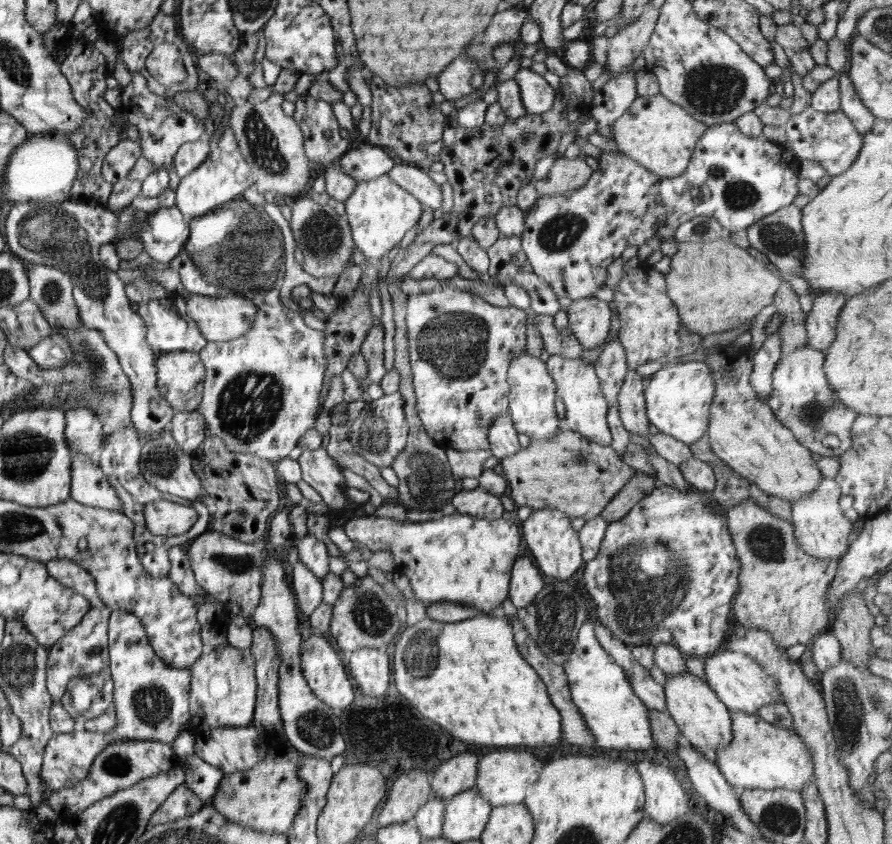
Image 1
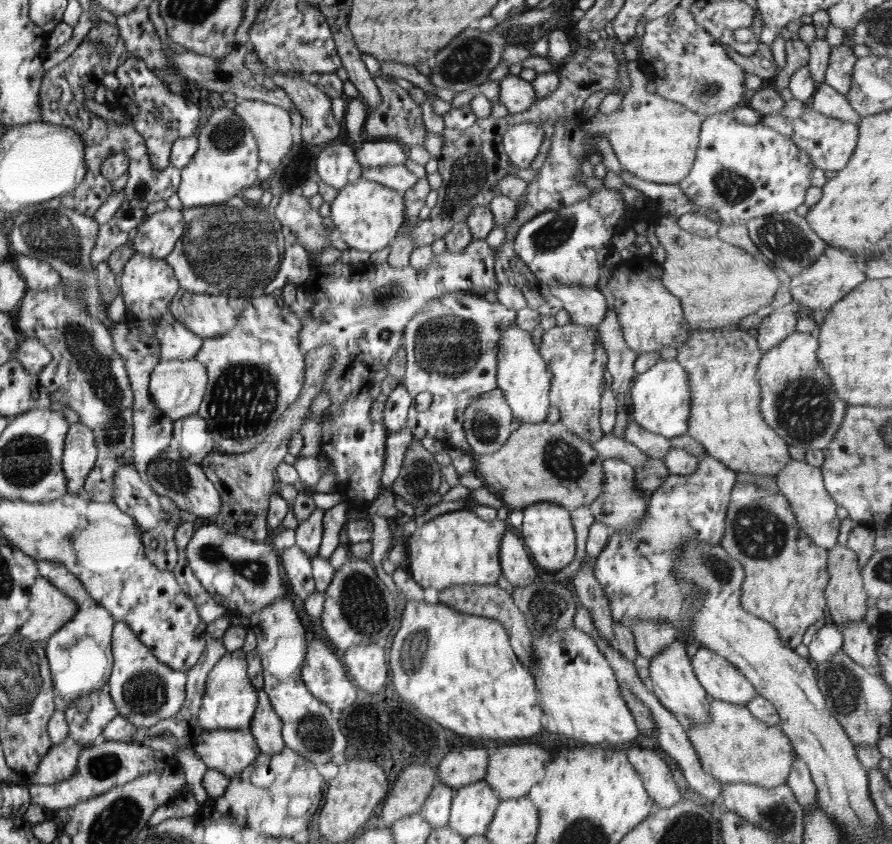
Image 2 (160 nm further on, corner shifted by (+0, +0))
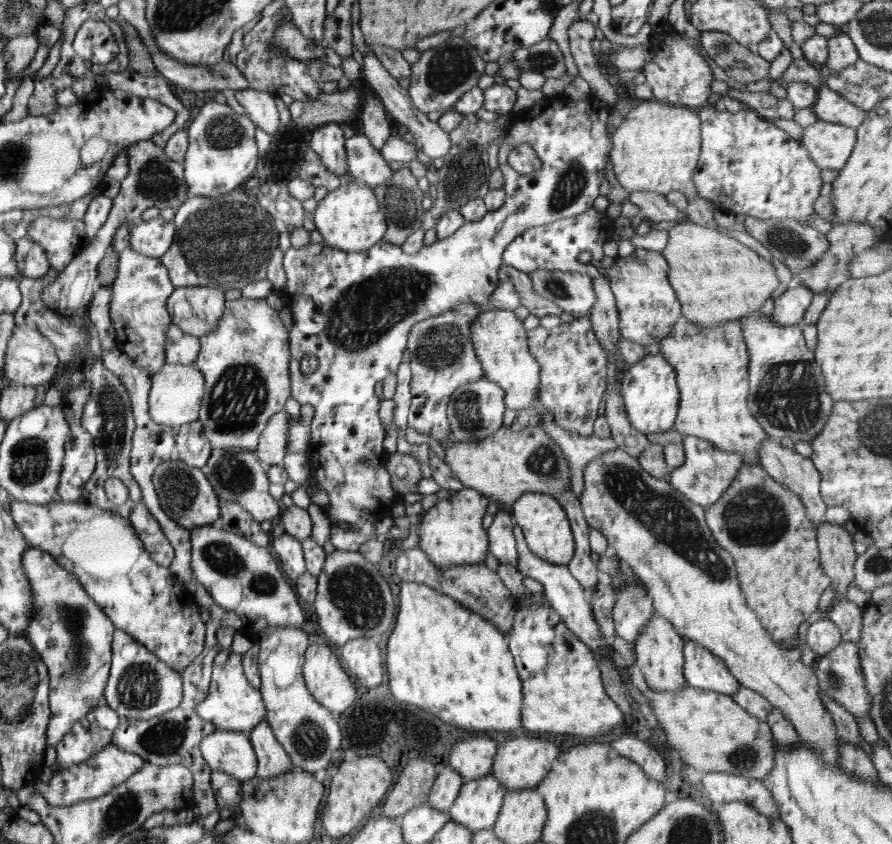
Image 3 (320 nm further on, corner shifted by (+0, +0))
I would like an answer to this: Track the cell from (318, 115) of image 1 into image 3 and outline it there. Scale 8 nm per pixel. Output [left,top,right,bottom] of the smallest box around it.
[235,12,322,101]

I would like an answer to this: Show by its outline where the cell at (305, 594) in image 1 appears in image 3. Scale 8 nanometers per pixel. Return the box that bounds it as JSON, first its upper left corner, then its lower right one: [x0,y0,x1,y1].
[272,533,307,582]

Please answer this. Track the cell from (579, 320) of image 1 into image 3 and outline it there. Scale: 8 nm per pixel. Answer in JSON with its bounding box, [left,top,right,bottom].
[529,269,596,318]

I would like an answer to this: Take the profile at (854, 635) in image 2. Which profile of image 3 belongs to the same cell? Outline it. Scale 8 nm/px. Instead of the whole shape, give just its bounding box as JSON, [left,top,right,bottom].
[826,600,863,644]

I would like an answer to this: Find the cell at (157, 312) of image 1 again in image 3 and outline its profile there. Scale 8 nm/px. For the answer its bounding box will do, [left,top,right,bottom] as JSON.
[165,324,200,365]

